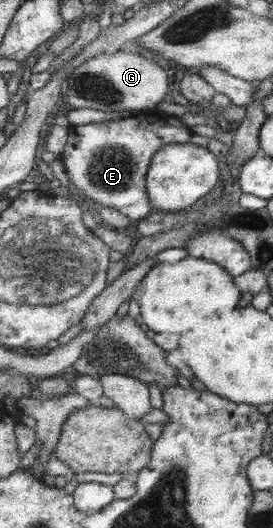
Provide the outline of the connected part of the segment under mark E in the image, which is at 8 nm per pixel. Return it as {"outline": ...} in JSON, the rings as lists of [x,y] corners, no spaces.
{"outline":[[[157,113],[156,119],[150,117],[129,117],[117,121],[104,121],[90,125],[69,127],[69,140],[60,157],[72,184],[82,190],[84,196],[103,207],[111,207],[127,215],[132,221],[150,216],[155,207],[147,191],[147,177],[153,157],[160,148],[168,144],[185,144],[192,139],[193,131],[186,127],[178,117]]]}

